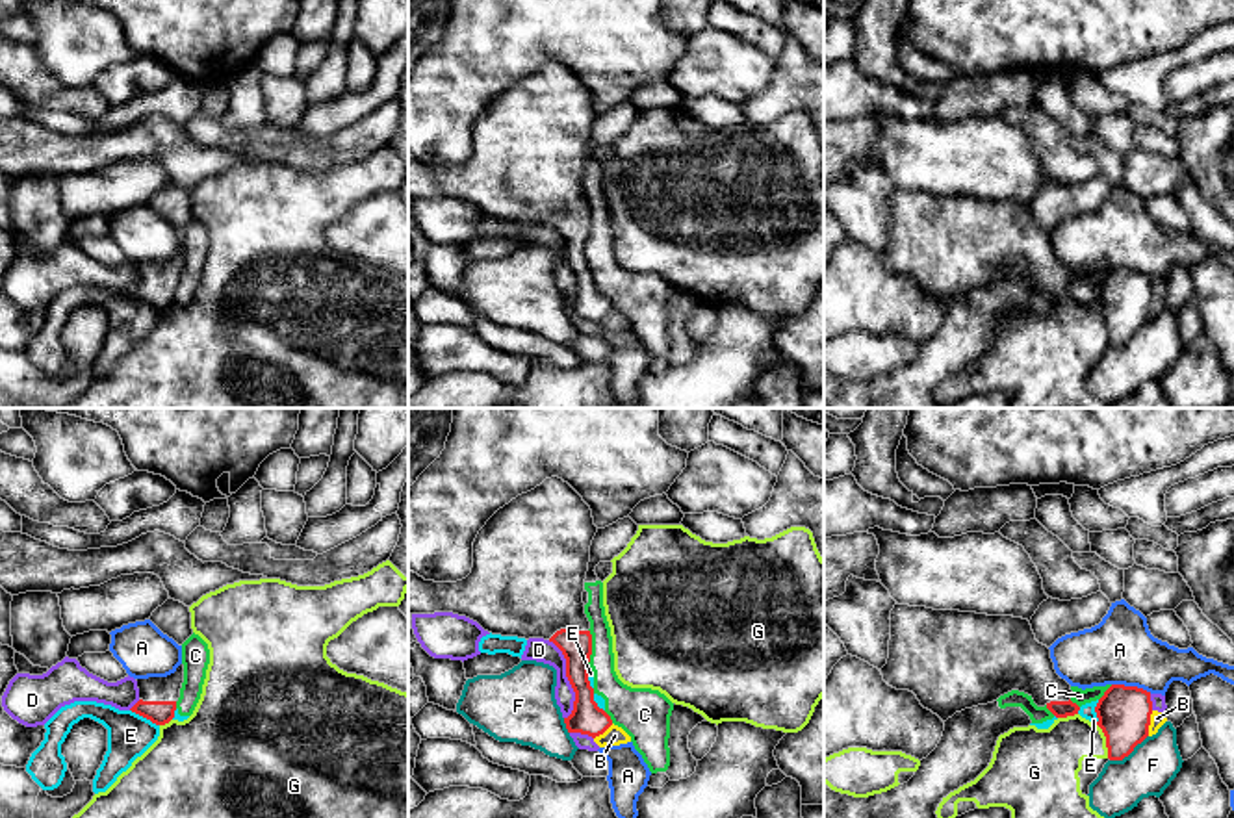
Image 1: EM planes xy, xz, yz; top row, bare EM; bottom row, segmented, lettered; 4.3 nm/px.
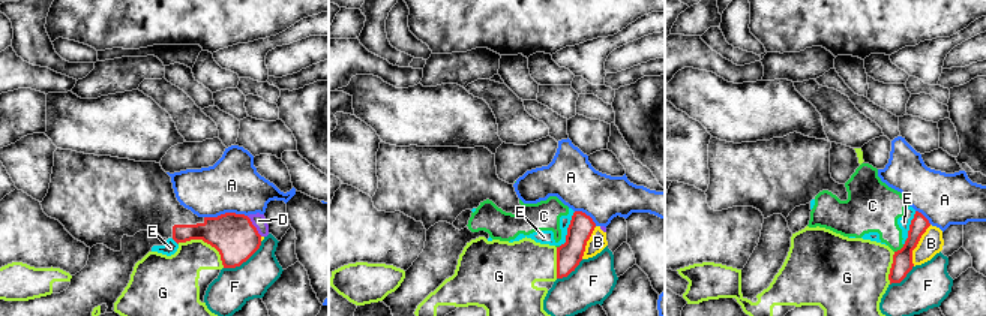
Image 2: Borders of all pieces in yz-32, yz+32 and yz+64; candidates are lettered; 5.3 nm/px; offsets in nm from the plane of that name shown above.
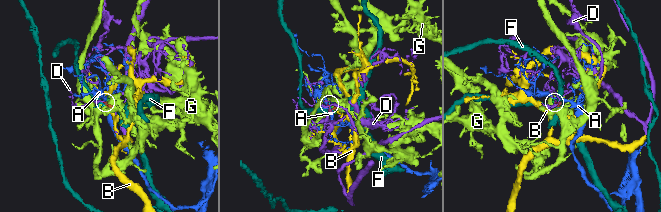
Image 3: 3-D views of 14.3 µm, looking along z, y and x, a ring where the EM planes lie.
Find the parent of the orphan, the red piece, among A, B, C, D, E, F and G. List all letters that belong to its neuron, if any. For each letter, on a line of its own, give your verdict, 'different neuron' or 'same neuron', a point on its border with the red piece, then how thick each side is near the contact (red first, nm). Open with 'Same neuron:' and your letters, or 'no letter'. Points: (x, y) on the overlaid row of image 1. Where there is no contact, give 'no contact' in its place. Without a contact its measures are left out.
Same neuron: no letter
A: different neuron | yz (1132, 687) | 220/300 nm
B: different neuron | yz (1149, 724) | 220/60 nm
C: different neuron | xz (591, 648) | 140/130 nm
D: different neuron | xz (568, 679) | 140/100 nm
E: different neuron | xy (145, 716) | 110/190 nm
F: different neuron | yz (1129, 754) | 220/220 nm
G: different neuron | yz (1106, 741) | 220/260 nm

